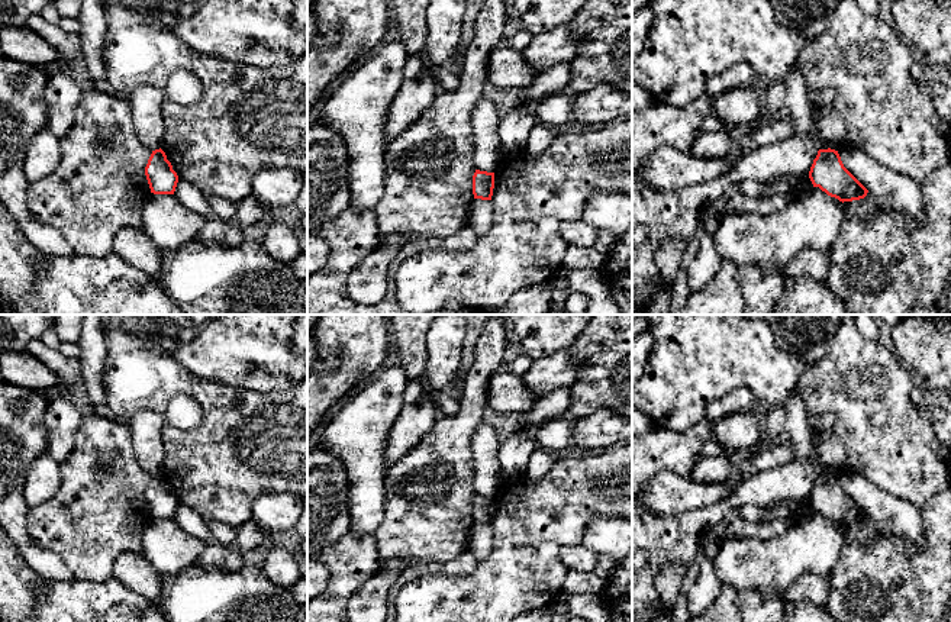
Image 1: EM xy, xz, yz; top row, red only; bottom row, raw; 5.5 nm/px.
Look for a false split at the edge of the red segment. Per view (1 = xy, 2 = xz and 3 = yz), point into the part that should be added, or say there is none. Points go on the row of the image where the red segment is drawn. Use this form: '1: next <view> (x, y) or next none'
1: next none
2: next none
3: next none

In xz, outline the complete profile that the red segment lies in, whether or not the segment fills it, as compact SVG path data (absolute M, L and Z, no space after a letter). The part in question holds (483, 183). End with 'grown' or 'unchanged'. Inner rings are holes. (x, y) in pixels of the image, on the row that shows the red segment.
M476 170L473 175L474 199L491 200L494 188L494 173Z; unchanged

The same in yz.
M819 149L809 171L813 187L839 202L864 199L868 190L844 167L838 151Z; unchanged

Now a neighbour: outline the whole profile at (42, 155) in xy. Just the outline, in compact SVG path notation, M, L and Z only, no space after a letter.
M46 128L36 132L25 151L23 171L35 183L55 171L61 161L59 139Z

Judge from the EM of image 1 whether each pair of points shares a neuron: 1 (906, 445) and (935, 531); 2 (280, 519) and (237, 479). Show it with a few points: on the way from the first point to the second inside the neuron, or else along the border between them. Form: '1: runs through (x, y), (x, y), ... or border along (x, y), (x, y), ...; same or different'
1: border along (935, 495), (921, 509); different
2: border along (292, 493), (263, 493), (254, 502), (251, 518); different

